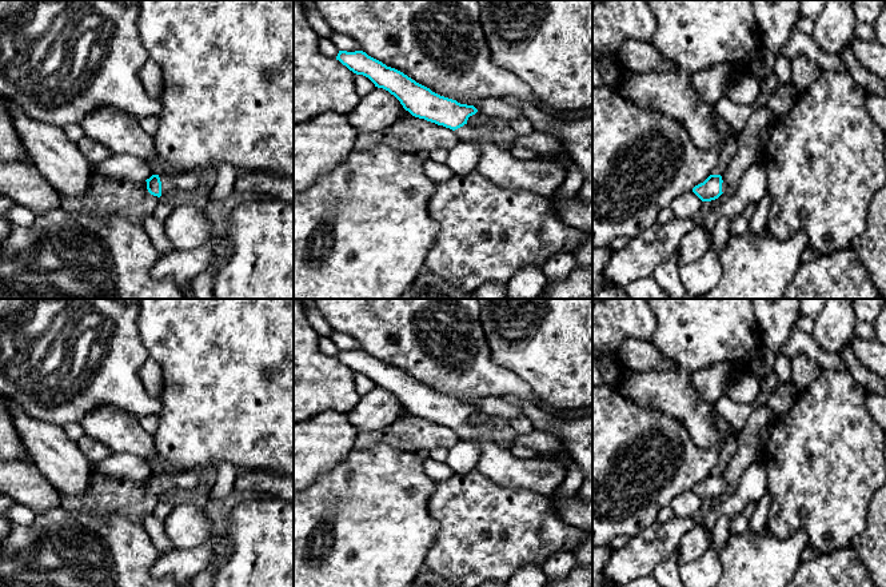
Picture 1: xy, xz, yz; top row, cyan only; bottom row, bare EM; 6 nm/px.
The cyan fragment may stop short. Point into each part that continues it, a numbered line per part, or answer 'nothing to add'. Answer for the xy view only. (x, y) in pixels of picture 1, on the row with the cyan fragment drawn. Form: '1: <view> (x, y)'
1: xy (183, 180)

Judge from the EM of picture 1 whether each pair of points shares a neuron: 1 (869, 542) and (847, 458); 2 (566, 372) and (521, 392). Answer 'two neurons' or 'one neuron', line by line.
1: two neurons
2: two neurons

